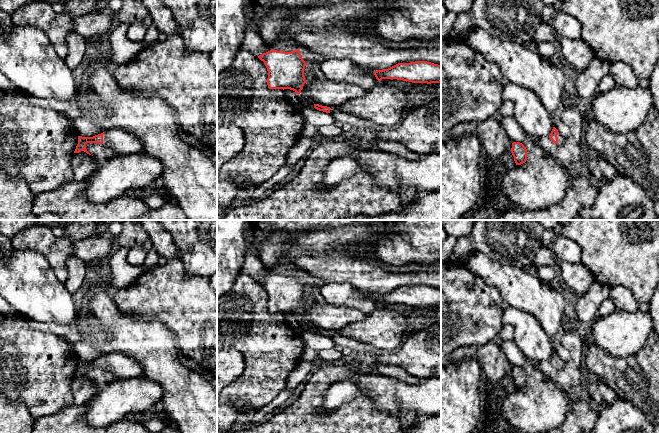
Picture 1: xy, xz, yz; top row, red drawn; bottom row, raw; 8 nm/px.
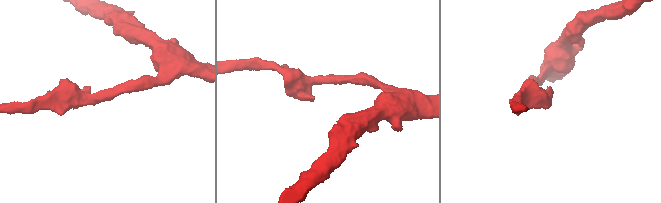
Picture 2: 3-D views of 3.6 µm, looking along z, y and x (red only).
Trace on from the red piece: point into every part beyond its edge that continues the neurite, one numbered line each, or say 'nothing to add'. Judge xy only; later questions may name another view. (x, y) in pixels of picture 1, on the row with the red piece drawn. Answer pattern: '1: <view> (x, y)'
1: xy (123, 142)

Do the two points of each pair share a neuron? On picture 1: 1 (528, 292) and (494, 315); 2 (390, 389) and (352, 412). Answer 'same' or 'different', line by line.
1: different
2: different

